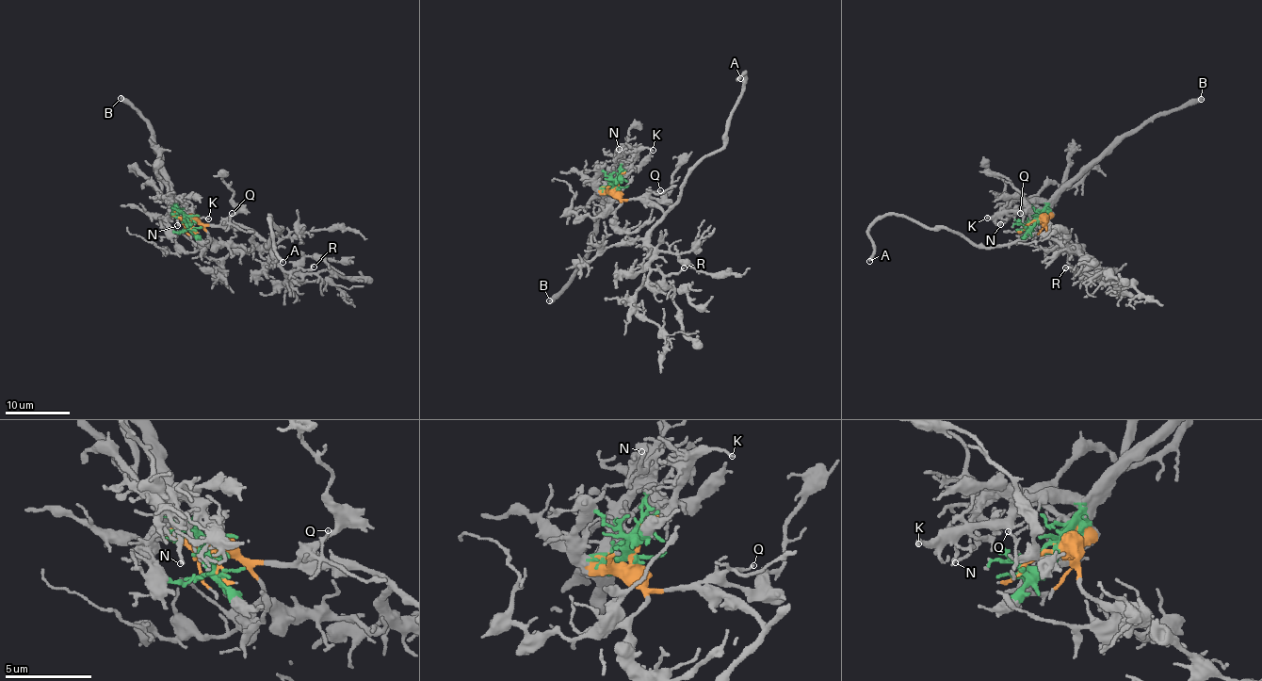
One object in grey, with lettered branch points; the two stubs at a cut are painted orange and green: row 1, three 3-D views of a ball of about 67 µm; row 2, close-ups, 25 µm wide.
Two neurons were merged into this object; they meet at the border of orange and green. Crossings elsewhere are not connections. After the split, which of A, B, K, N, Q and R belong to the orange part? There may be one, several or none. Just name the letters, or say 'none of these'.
A, Q, R

